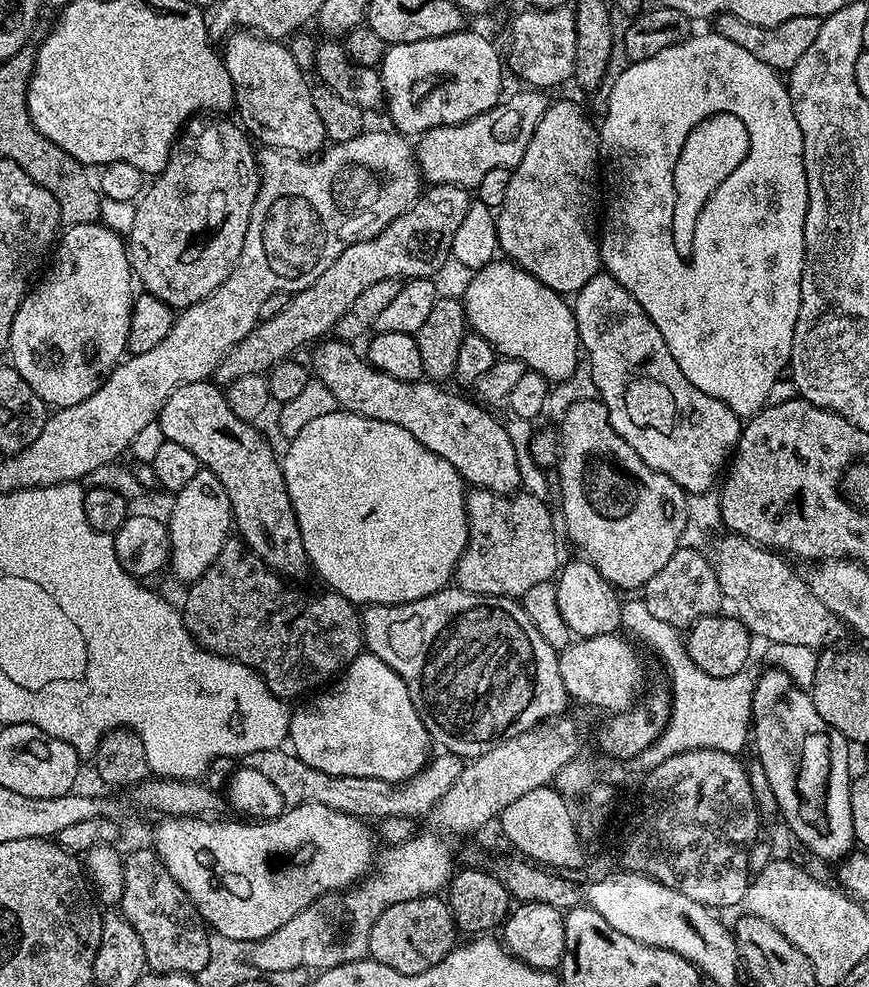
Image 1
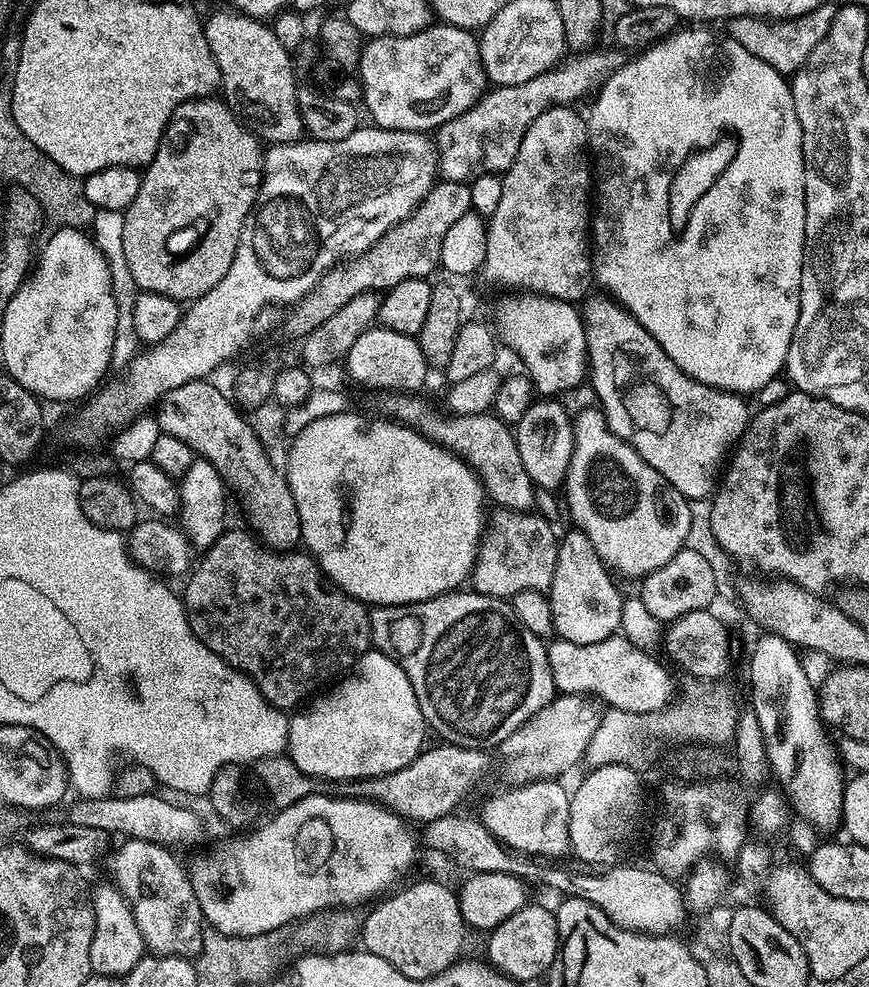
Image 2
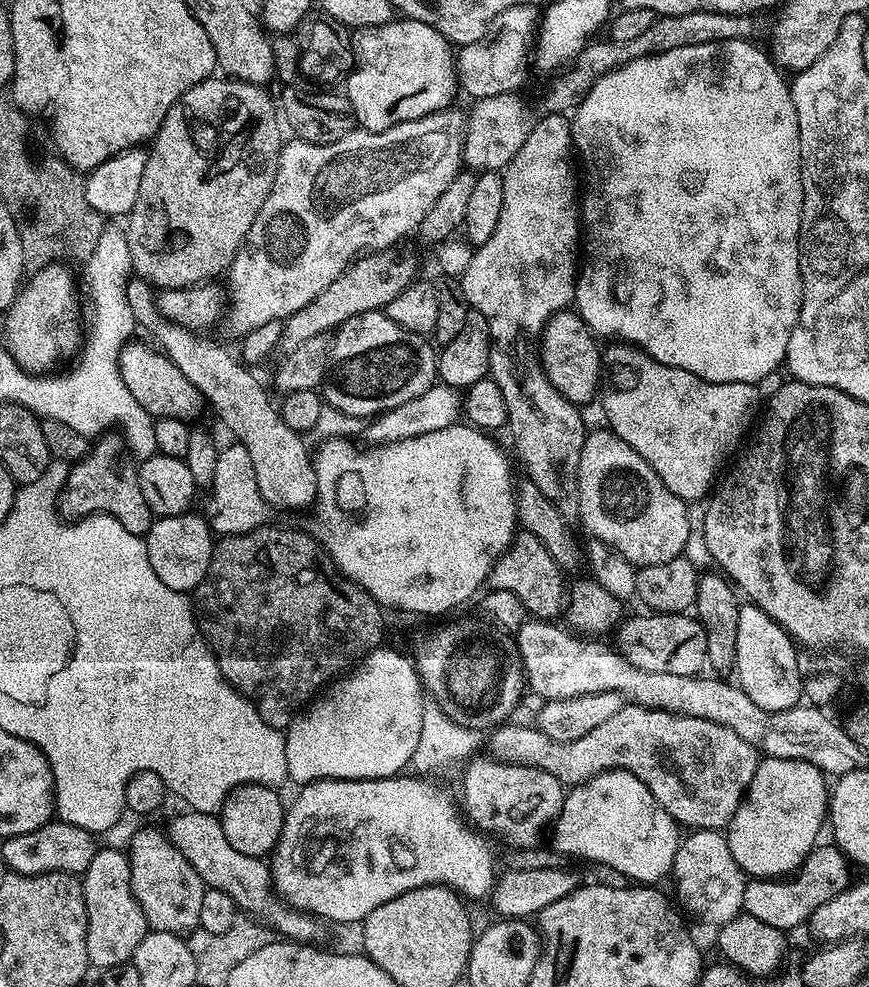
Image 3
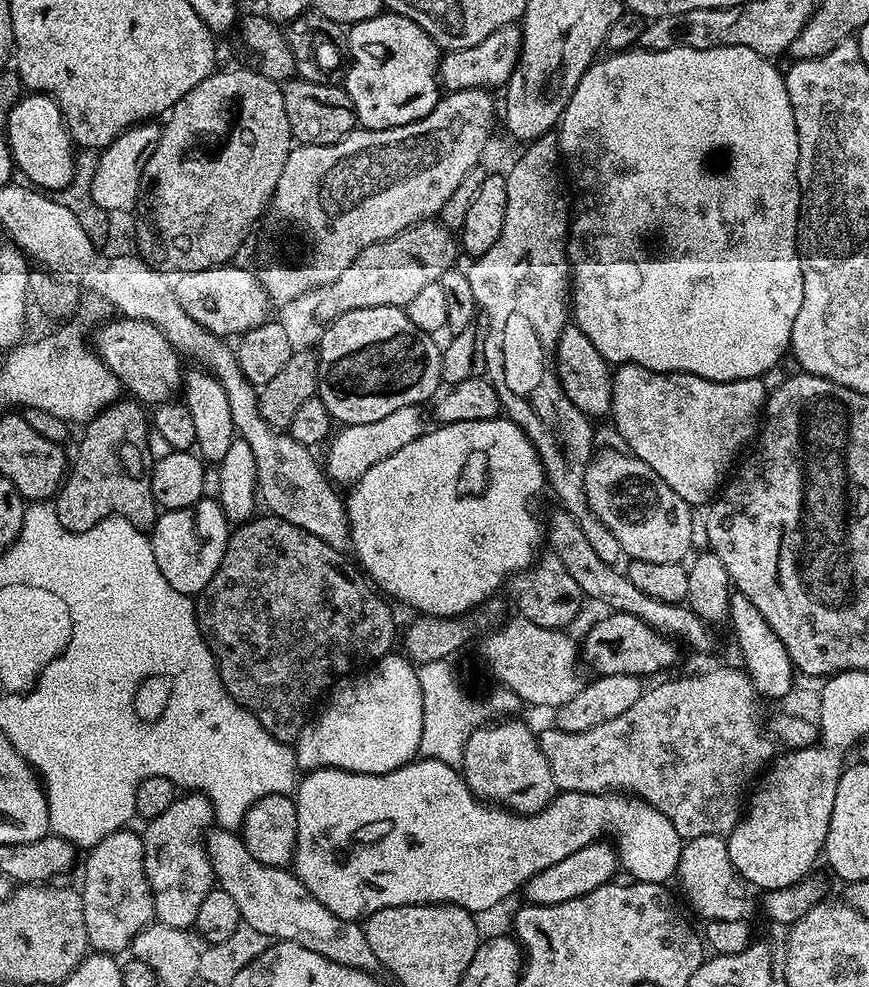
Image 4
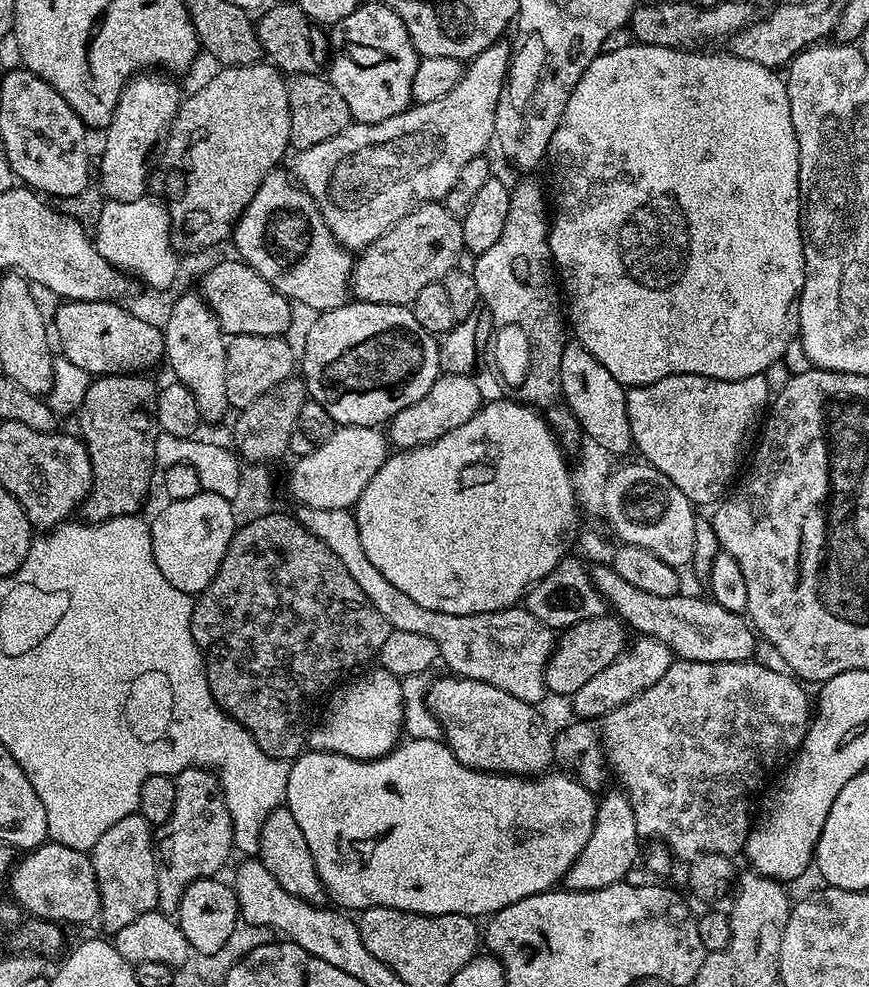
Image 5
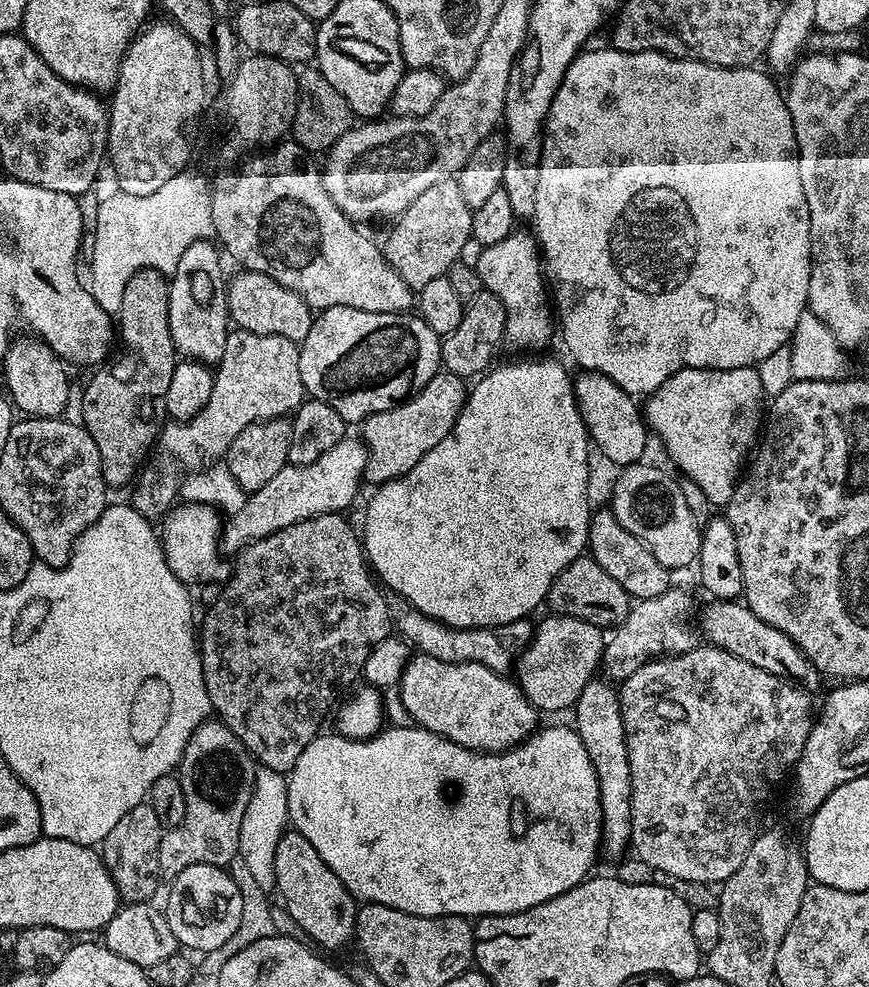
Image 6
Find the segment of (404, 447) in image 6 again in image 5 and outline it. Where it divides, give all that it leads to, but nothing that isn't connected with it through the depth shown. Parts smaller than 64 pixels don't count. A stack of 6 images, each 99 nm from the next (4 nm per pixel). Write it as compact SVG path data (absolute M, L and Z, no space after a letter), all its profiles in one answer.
M443 373L414 402L414 406L406 406L406 410L398 410L398 414L386 425L386 435L391 447L396 450L407 450L417 448L423 444L433 444L442 434L450 434L450 430L458 430L458 426L463 426L470 422L470 418L479 416L480 409L485 403L486 396L480 393L480 388L476 385L475 375L463 376L462 374Z

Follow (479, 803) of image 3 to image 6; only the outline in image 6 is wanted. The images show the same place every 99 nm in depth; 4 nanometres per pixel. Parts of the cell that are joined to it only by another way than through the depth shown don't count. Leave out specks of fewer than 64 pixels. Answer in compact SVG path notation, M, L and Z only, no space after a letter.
M413 655L400 678L399 688L402 703L413 725L438 734L458 746L469 748L472 752L509 752L511 748L523 744L538 728L538 709L524 697L524 691L515 679L476 662L467 660L455 664L442 662L433 656Z

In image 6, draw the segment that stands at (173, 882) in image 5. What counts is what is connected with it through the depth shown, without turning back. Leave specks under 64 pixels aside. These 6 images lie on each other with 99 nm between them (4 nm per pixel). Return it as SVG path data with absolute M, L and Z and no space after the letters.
M209 718L197 726L178 765L182 794L186 794L186 814L177 828L169 828L160 838L160 871L165 877L177 876L186 866L218 864L227 866L237 859L239 830L258 775L258 765L246 746L218 718Z

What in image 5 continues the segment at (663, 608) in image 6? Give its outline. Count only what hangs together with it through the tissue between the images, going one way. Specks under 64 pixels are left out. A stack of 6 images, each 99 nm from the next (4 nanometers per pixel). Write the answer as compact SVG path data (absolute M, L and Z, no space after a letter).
M641 635L633 644L631 641L623 654L614 662L610 662L610 666L606 666L606 670L594 674L594 678L590 678L586 686L582 686L571 696L572 712L576 715L573 717L584 722L599 721L600 717L610 714L610 710L618 710L618 706L630 702L630 698L654 686L654 682L658 682L658 678L662 678L662 674L666 674L666 670L670 670L673 663L672 652L665 644L650 636Z

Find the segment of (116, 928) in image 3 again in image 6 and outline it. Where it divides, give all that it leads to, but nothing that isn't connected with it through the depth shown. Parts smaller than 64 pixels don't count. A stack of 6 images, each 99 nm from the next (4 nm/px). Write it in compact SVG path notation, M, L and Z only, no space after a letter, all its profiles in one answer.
M145 802L134 806L130 814L125 814L110 834L102 842L104 865L114 878L114 886L118 890L121 901L130 904L143 904L153 899L156 887L162 881L160 871L160 838L162 829L158 822L158 814L154 814L151 804Z

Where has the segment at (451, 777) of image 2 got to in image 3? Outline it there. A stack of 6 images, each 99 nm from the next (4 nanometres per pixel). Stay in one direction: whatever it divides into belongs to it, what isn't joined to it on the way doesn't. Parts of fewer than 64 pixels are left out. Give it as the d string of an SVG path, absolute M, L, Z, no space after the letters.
M631 702L577 740L555 740L531 723L512 723L491 729L492 737L487 737L487 755L496 763L537 768L554 774L565 786L585 784L600 772L622 768L641 780L677 825L688 830L727 829L761 761L750 742L742 742L734 730L718 726L718 722L643 708Z

